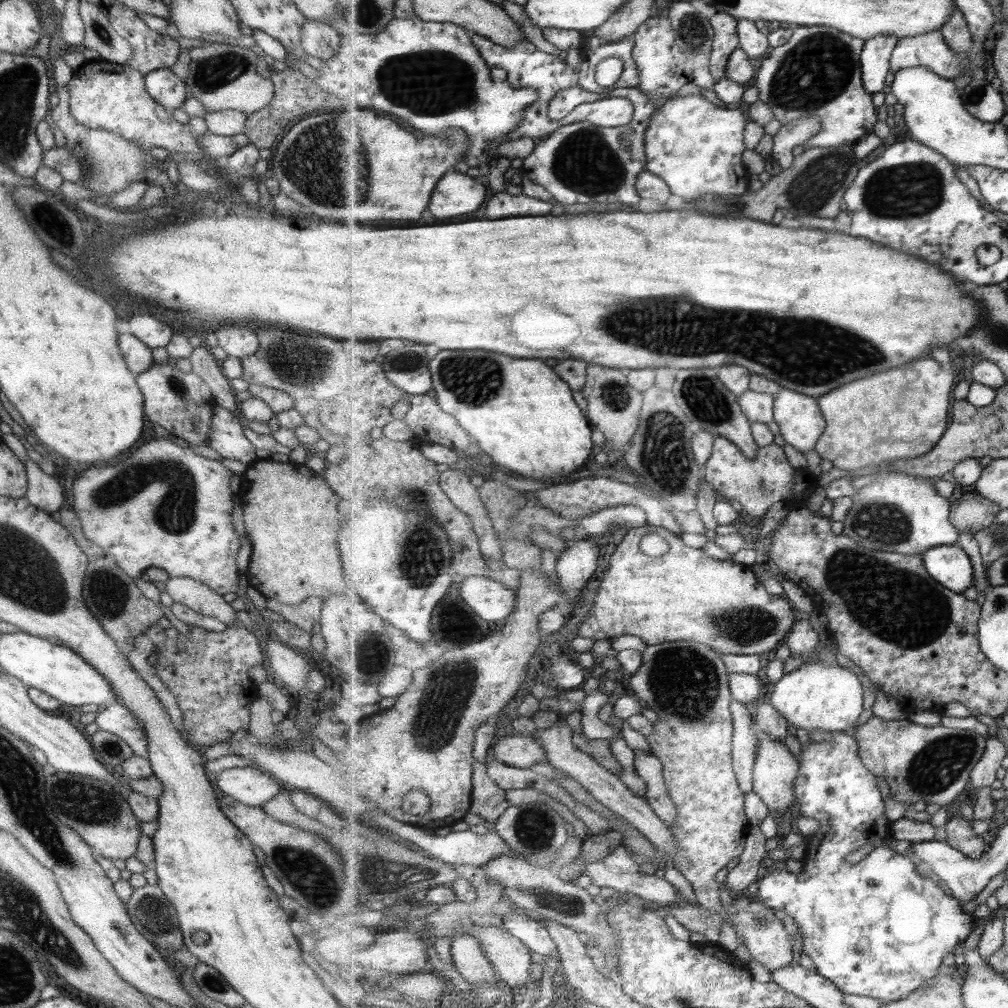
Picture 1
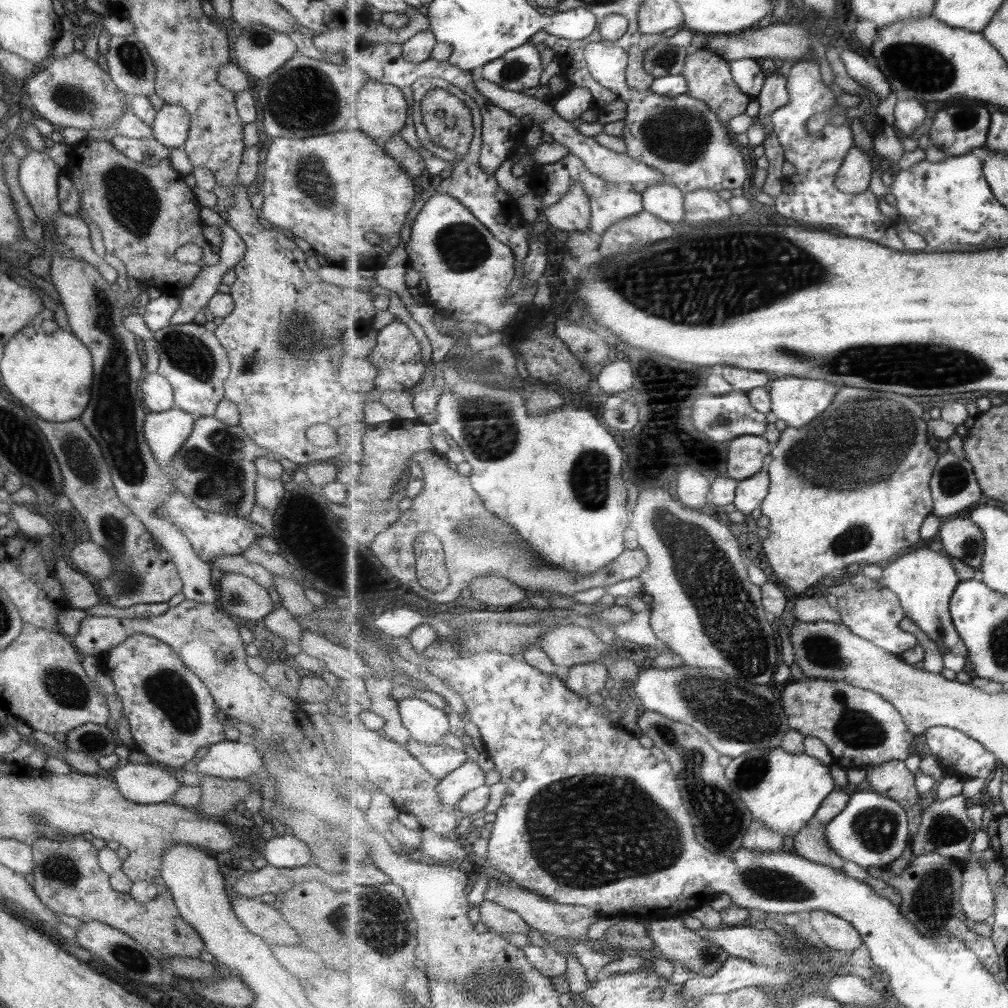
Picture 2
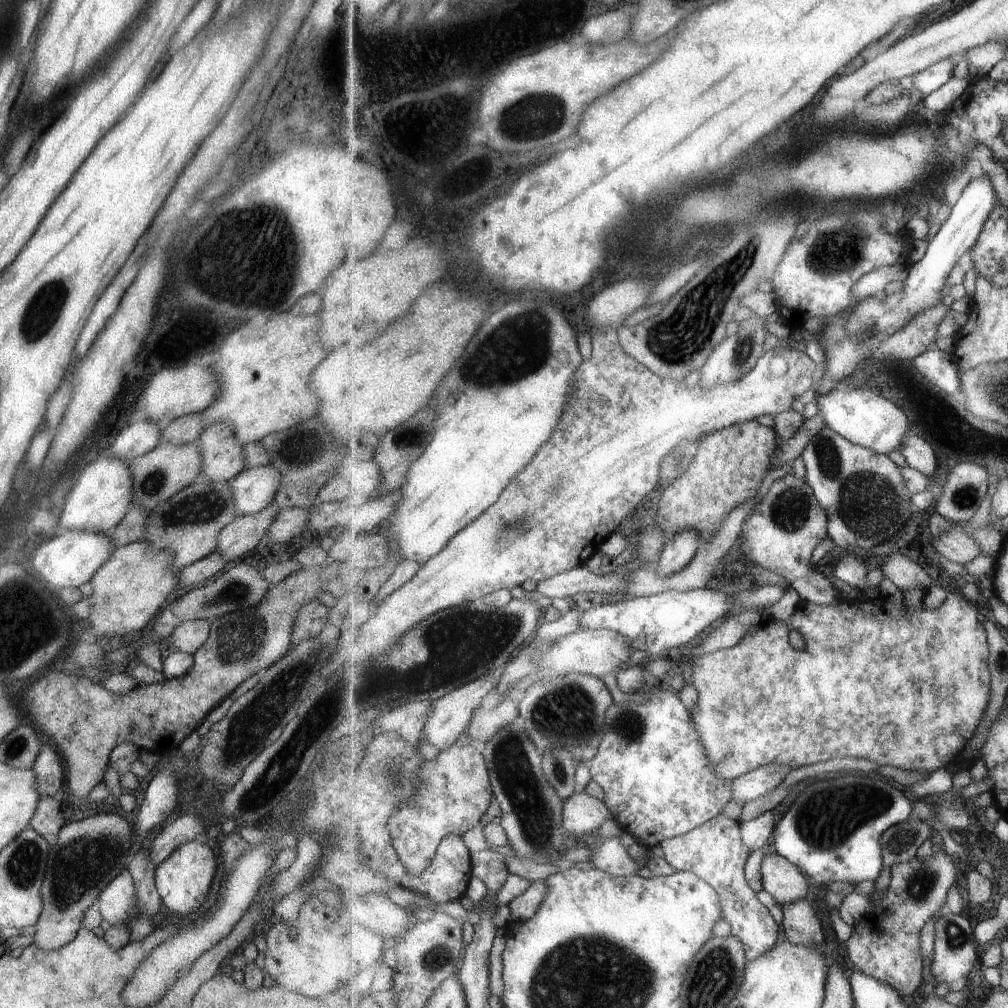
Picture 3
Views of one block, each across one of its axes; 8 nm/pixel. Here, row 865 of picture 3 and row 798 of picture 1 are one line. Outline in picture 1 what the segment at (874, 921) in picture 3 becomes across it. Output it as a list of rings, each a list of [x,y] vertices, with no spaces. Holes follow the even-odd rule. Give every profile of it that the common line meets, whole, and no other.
[[[873,716],[864,725],[855,730],[855,738],[860,747],[860,757],[866,768],[877,776],[882,776],[889,785],[890,793],[895,799],[915,804],[923,800],[925,804],[939,804],[946,807],[951,804],[971,780],[971,773],[982,760],[987,747],[987,737],[977,732],[957,728],[946,728],[944,725],[927,728],[914,724],[908,719],[885,721]]]

